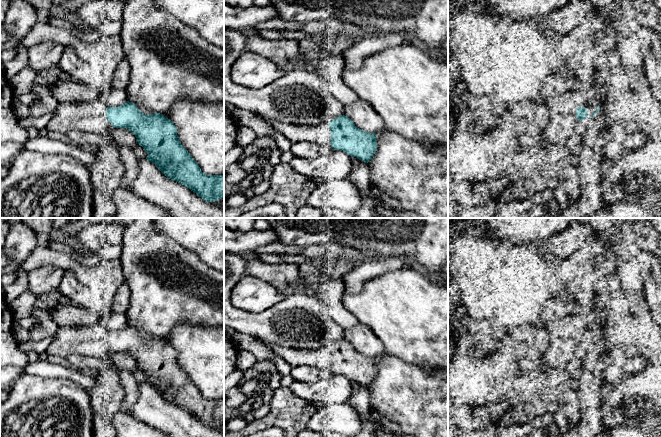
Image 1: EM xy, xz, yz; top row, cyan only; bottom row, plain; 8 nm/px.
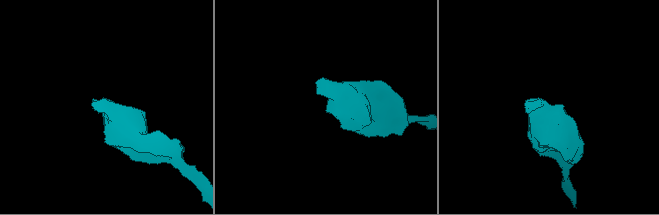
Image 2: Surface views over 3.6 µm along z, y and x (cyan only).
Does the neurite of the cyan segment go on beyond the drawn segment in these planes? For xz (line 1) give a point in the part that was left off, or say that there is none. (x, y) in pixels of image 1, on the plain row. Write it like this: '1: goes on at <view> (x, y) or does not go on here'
1: goes on at xz (321, 358)

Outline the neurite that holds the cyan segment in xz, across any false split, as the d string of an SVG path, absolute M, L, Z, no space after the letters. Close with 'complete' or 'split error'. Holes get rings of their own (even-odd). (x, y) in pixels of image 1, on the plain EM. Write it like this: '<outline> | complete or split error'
M345 339L319 350L297 350L275 343L264 343L291 367L312 366L320 369L330 367L333 374L344 375L351 381L356 381L366 387L372 383L377 375L376 357L359 353Z | split error

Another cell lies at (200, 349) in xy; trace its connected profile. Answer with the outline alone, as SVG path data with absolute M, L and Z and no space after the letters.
M178 324L172 329L171 334L167 337L164 337L163 339L169 344L171 344L176 350L178 363L180 364L183 371L190 377L192 382L197 386L204 398L224 399L224 327Z

